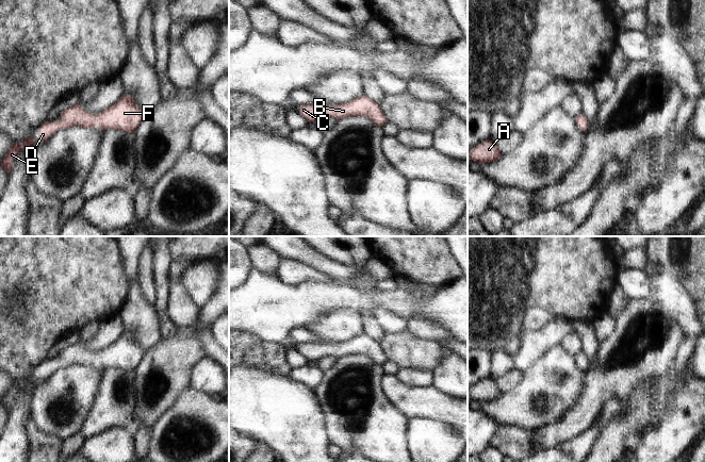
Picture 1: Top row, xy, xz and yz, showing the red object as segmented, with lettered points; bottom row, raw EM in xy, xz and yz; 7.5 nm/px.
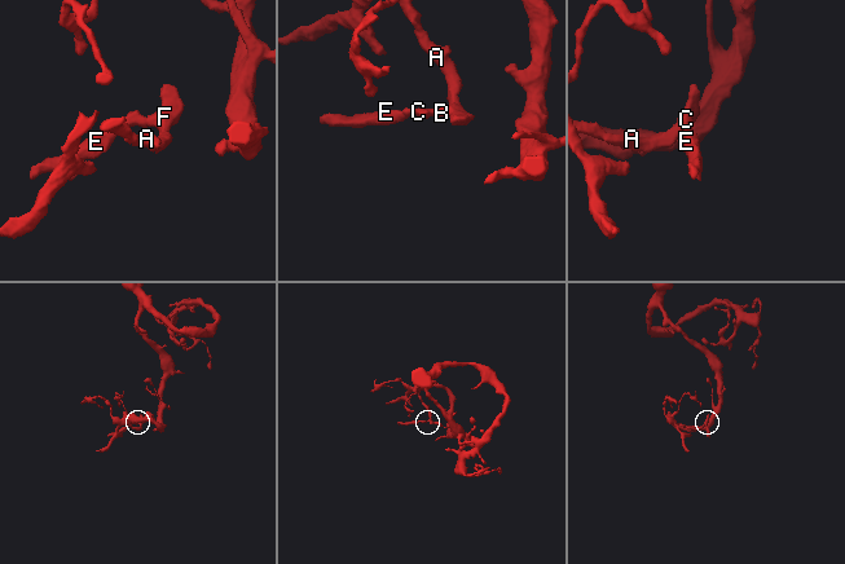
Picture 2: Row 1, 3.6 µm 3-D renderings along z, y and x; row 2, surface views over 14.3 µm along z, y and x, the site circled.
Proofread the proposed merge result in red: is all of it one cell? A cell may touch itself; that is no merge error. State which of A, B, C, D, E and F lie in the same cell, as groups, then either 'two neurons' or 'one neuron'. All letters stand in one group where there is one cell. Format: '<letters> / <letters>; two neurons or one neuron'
A B C D E F; one neuron

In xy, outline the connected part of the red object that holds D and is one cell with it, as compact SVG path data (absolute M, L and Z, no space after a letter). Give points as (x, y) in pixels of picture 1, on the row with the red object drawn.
M122 95L116 103L97 116L84 111L80 103L76 104L61 113L59 122L45 121L39 127L37 143L33 141L34 136L29 136L21 143L12 143L0 166L9 174L12 170L13 161L19 151L28 146L34 152L39 142L47 142L60 128L66 129L75 126L95 128L97 126L100 130L113 129L130 133L135 131L144 115L144 112L136 105L130 95Z

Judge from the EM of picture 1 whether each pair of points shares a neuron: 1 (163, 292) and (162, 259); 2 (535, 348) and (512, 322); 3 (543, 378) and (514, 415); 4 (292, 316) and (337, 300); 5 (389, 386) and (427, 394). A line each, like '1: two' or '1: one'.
1: one
2: two
3: one
4: one
5: one

